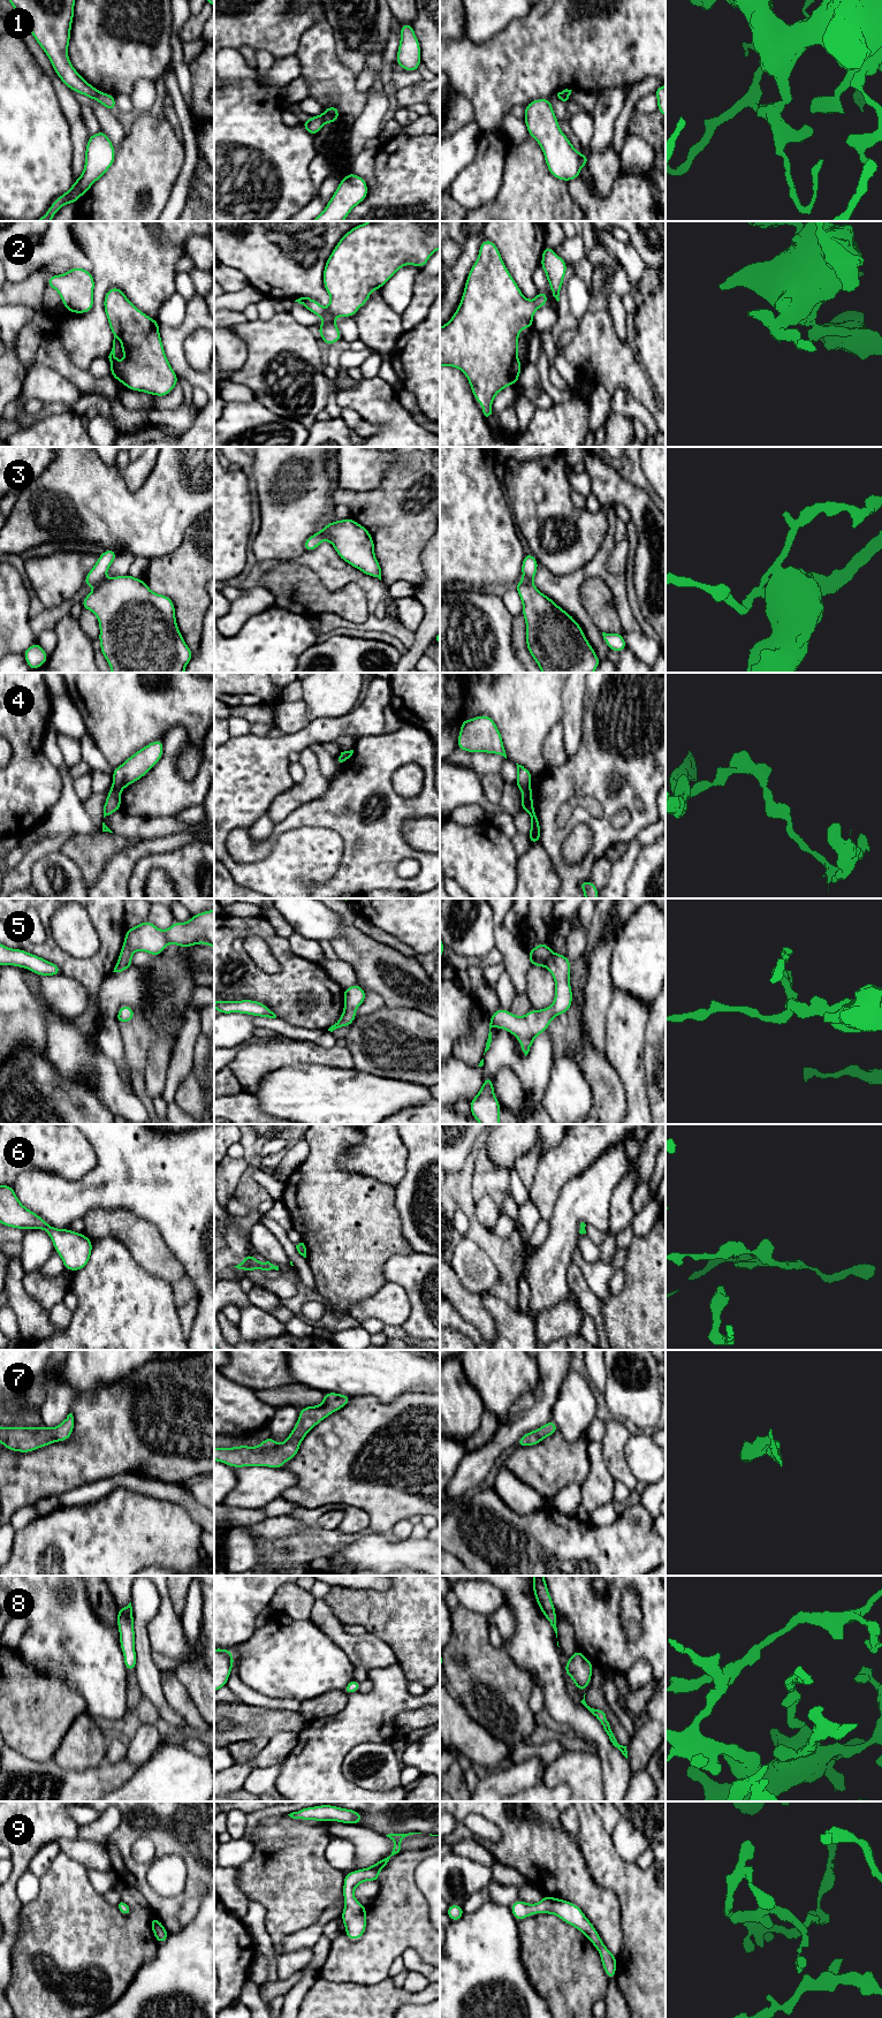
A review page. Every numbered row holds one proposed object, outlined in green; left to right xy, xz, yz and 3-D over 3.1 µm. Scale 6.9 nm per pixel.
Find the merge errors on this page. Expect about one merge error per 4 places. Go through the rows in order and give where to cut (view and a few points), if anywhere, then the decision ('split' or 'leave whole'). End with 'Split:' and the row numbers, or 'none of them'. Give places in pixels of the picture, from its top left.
1: cut xy (99, 91), (94, 99); split
2: cut none; leave whole
3: cut xy (104, 578), (96, 585); split
4: cut xy (113, 784), (120, 790); split
5: cut yz (553, 953), (545, 965); split
6: cut none; leave whole
7: cut none; leave whole
8: cut none; leave whole
9: cut none; leave whole
Split: 1, 3, 4, 5

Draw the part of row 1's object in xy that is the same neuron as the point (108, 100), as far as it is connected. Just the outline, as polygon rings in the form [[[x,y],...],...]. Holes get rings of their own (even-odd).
[[[99,91],[96,100],[99,101],[101,105],[104,105],[109,111],[116,109],[115,97],[112,94]]]

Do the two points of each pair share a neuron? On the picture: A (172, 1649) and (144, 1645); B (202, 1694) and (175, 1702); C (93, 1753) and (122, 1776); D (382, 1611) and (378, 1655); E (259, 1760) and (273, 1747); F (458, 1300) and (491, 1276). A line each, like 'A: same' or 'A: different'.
A: different
B: different
C: different
D: different
E: same
F: different

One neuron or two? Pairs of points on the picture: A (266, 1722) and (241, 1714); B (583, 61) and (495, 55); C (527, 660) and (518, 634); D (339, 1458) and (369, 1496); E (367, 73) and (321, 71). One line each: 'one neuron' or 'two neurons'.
A: one neuron
B: one neuron
C: one neuron
D: one neuron
E: two neurons

